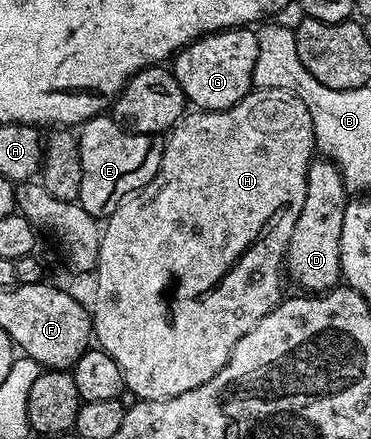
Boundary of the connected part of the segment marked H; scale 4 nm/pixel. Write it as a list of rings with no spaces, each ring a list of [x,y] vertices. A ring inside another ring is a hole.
[[[254,88],[243,100],[239,100],[226,110],[186,113],[181,121],[168,131],[161,151],[159,172],[142,190],[126,198],[112,214],[108,215],[101,232],[99,260],[95,271],[97,291],[93,294],[93,306],[91,302],[93,338],[96,345],[106,350],[111,360],[115,360],[115,364],[119,364],[119,372],[123,372],[125,389],[130,395],[137,394],[133,396],[150,402],[174,398],[183,392],[191,392],[191,388],[199,388],[199,384],[207,384],[207,380],[211,380],[211,376],[215,376],[215,372],[219,372],[219,368],[227,364],[238,340],[247,332],[251,332],[251,328],[255,328],[255,324],[259,324],[259,320],[263,320],[263,316],[267,316],[283,300],[281,274],[283,278],[283,263],[287,258],[289,235],[282,232],[278,238],[268,238],[265,234],[259,235],[258,238],[256,236],[266,222],[285,206],[291,208],[290,211],[293,212],[303,208],[309,183],[309,163],[314,161],[314,158],[315,139],[311,112],[307,112],[307,104],[303,104],[299,96],[279,88],[270,90]],[[185,234],[193,238],[193,242],[189,242],[189,246],[193,246],[193,254],[189,254],[189,258],[181,254],[181,246],[185,246],[185,242],[177,242],[177,238],[185,238]]]

